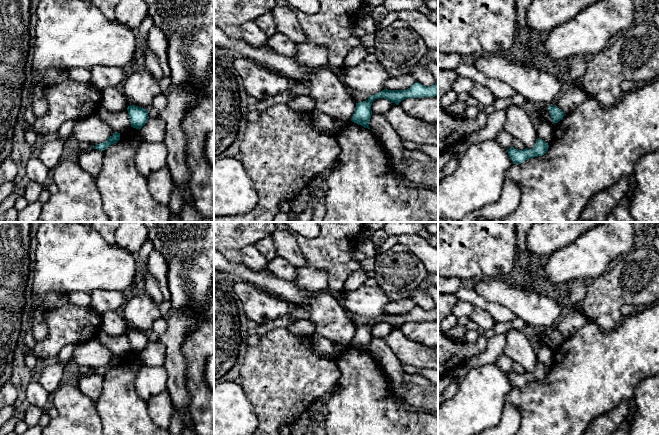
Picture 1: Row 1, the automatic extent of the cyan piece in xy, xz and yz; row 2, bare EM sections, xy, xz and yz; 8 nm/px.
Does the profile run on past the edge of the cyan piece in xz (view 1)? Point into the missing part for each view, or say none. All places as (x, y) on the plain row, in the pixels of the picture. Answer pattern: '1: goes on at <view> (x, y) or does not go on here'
1: does not go on here

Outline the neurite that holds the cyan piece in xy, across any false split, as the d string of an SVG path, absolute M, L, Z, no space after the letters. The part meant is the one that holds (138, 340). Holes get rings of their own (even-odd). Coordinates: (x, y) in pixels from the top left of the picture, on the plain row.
M135 329L128 330L127 335L131 346L131 351L139 354L145 349L149 342L147 333Z

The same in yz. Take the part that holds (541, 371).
M538 362L535 370L531 373L518 374L511 371L507 376L513 388L520 388L530 382L544 379L548 375L548 372L549 369L544 364Z

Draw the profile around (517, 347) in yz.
M510 329L506 334L503 354L514 363L521 365L525 372L531 373L538 363L536 353L530 345L527 330Z

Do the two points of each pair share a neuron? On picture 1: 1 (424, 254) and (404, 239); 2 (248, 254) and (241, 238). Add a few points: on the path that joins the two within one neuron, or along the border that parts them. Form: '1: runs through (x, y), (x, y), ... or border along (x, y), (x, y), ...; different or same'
1: runs through (419, 249), (409, 240); same
2: border along (254, 244), (247, 245), (242, 249), (241, 262); different

